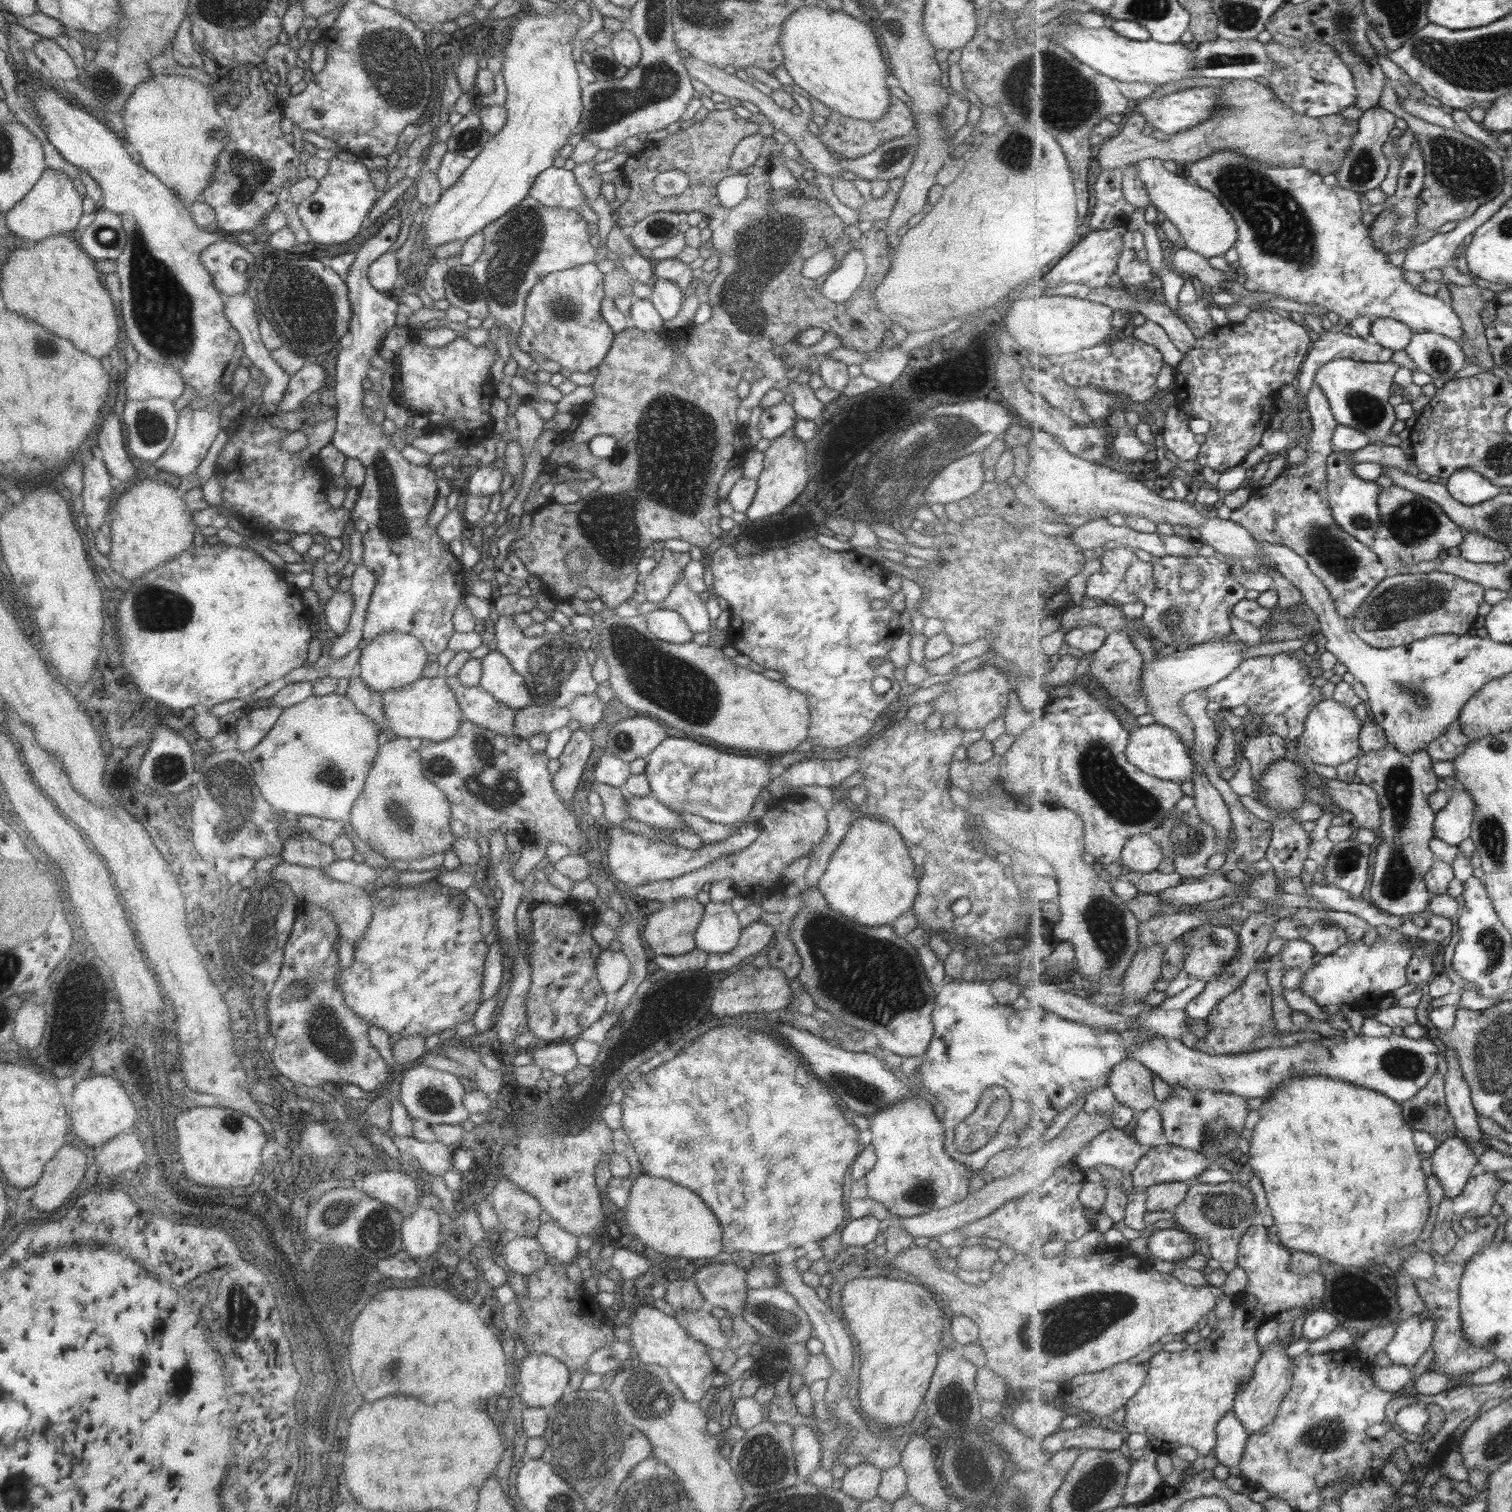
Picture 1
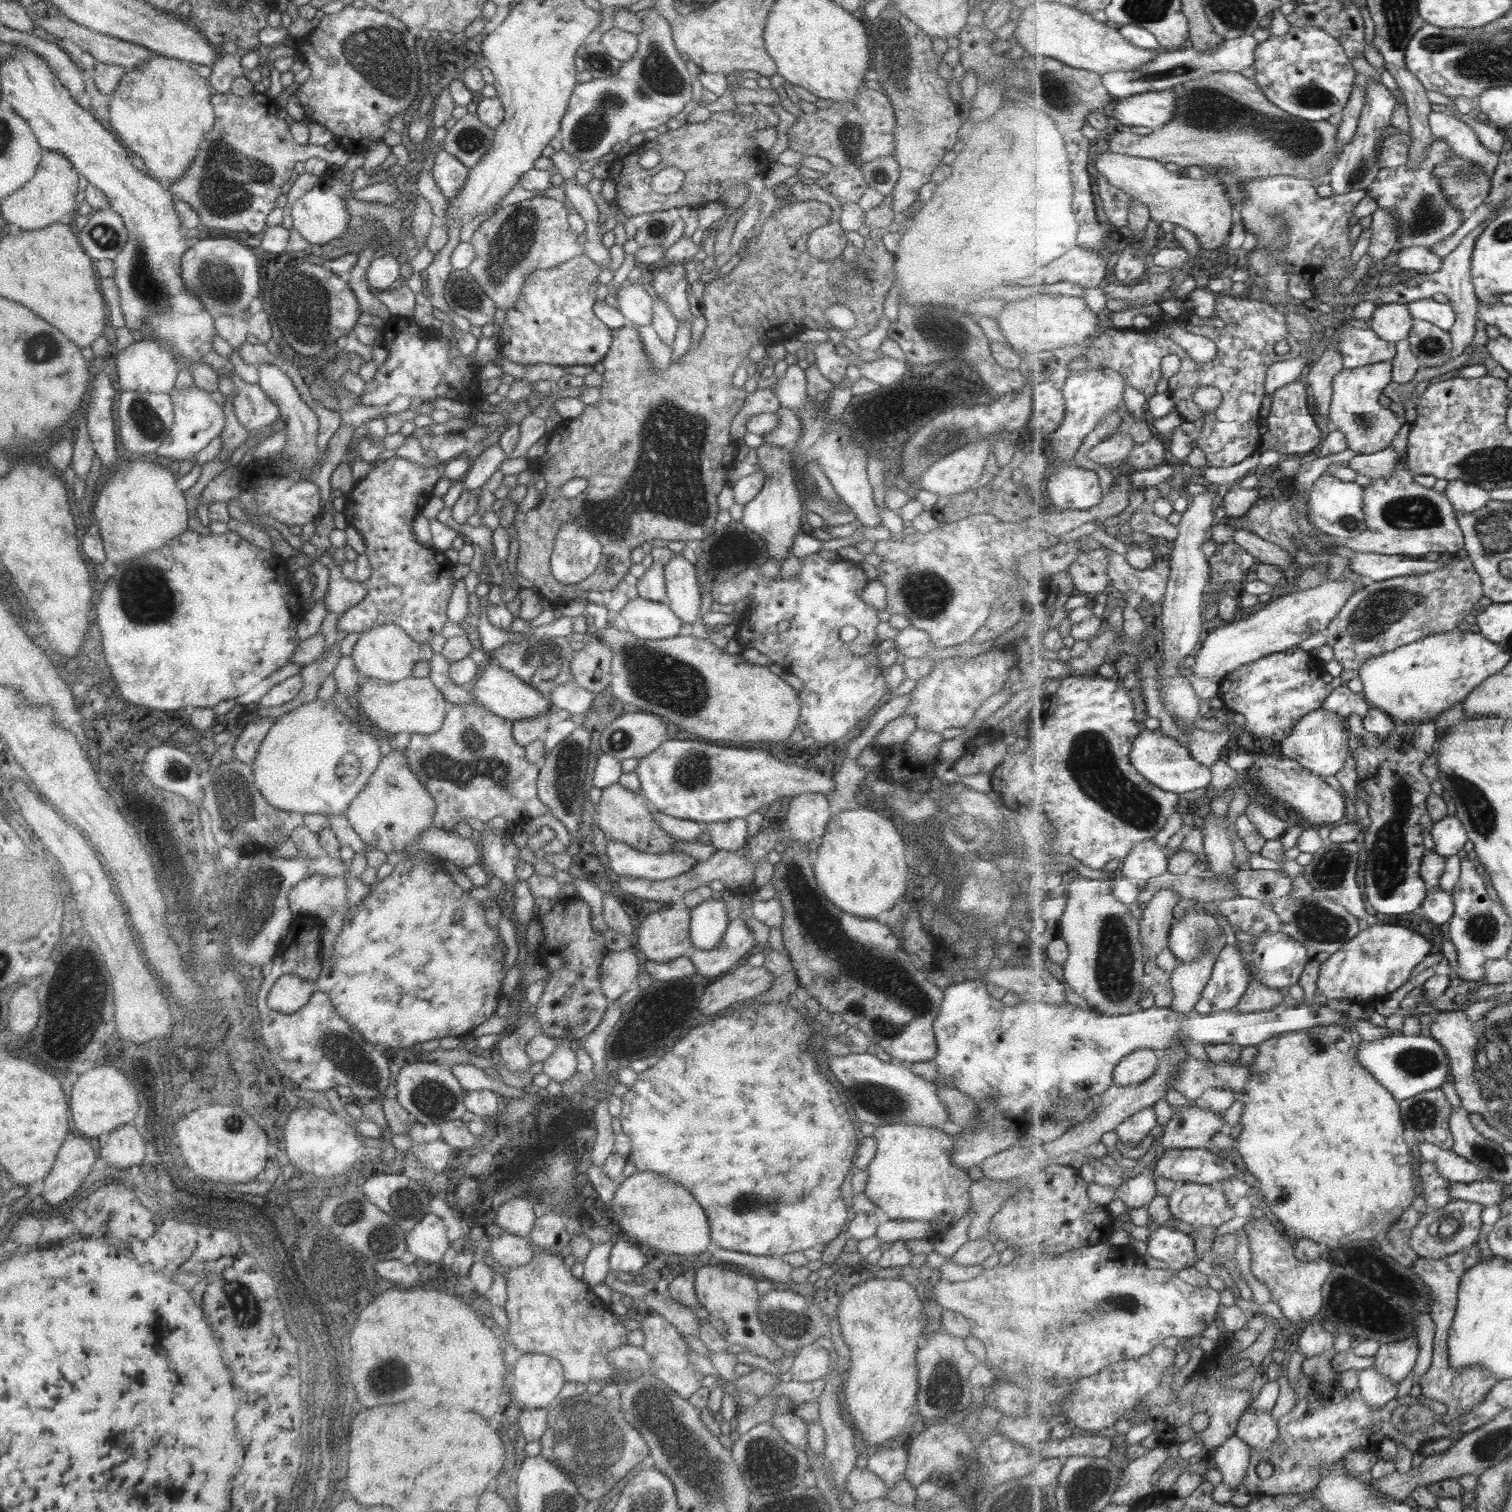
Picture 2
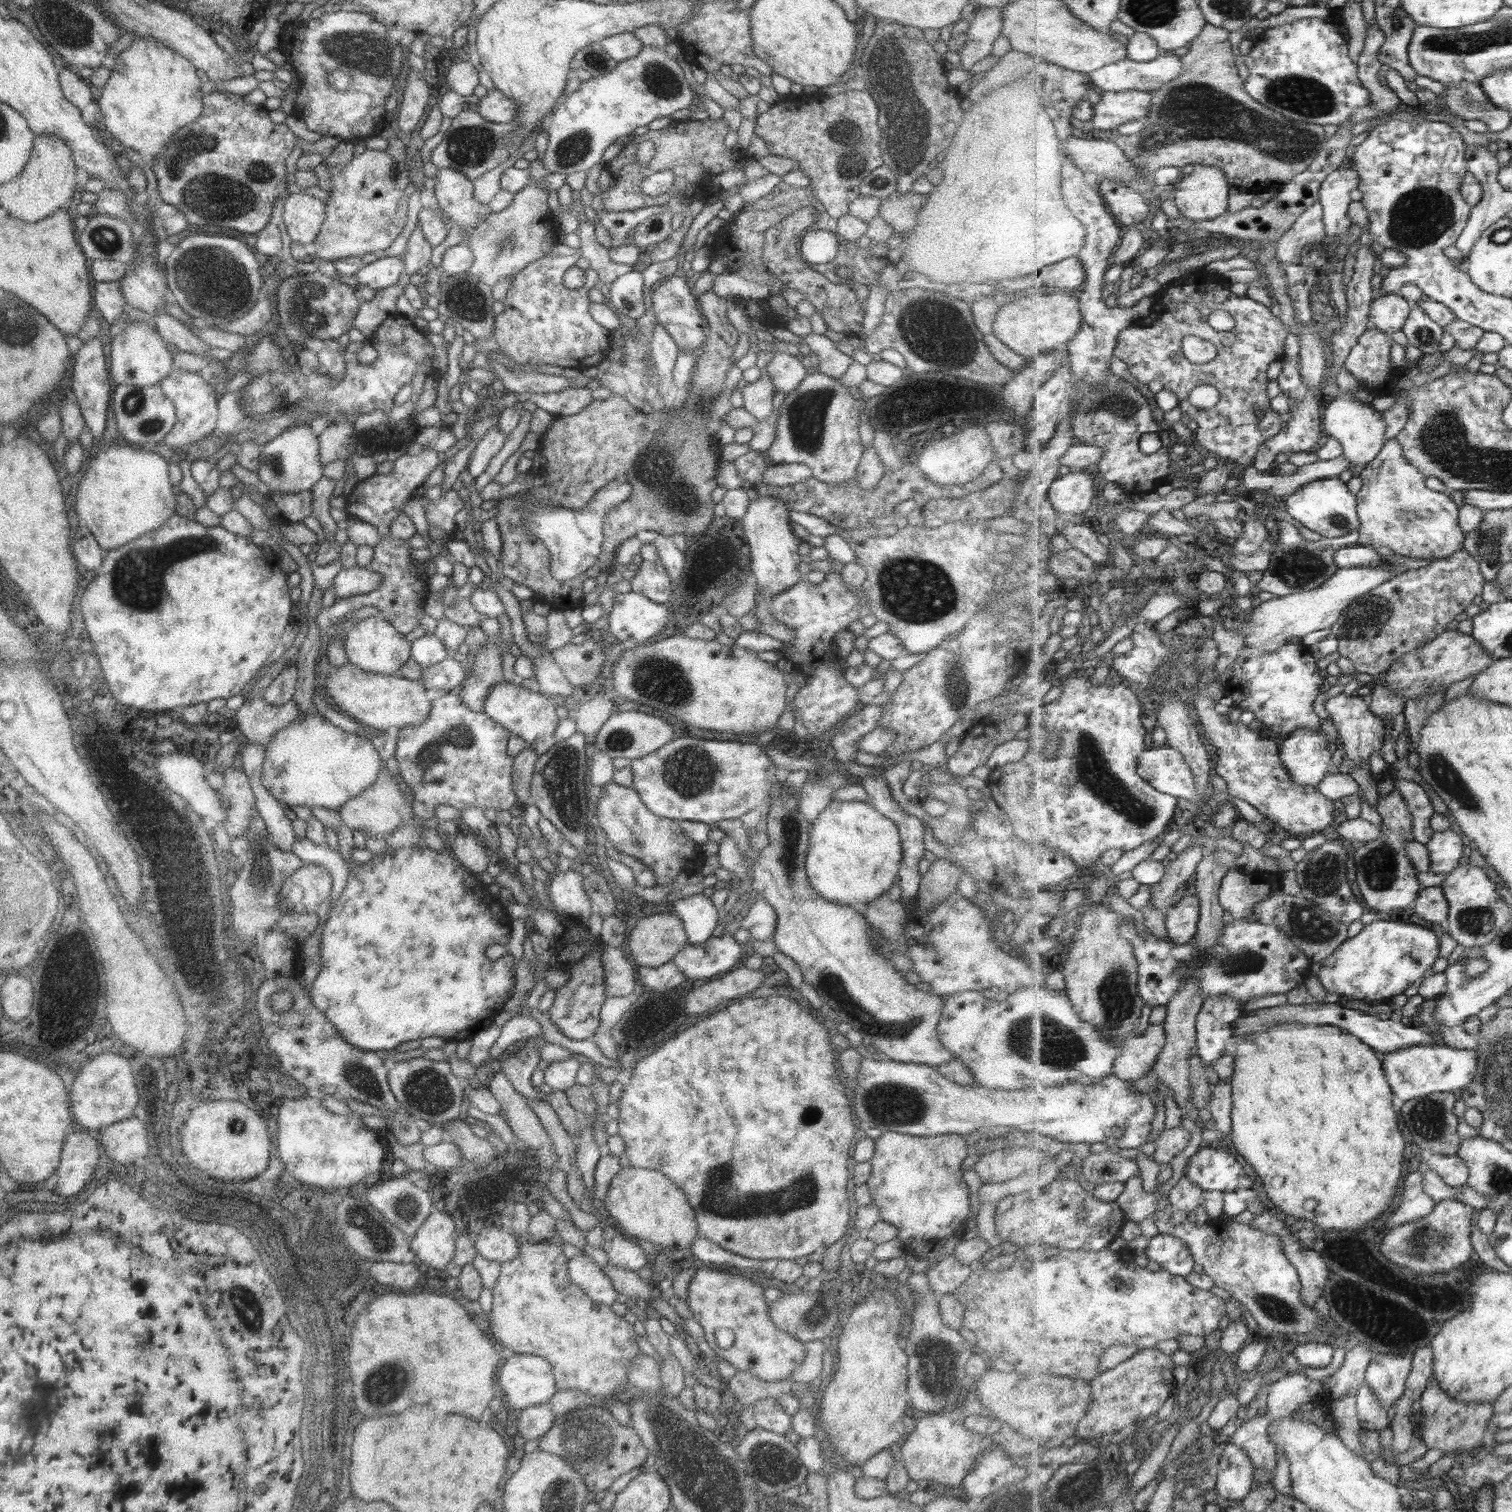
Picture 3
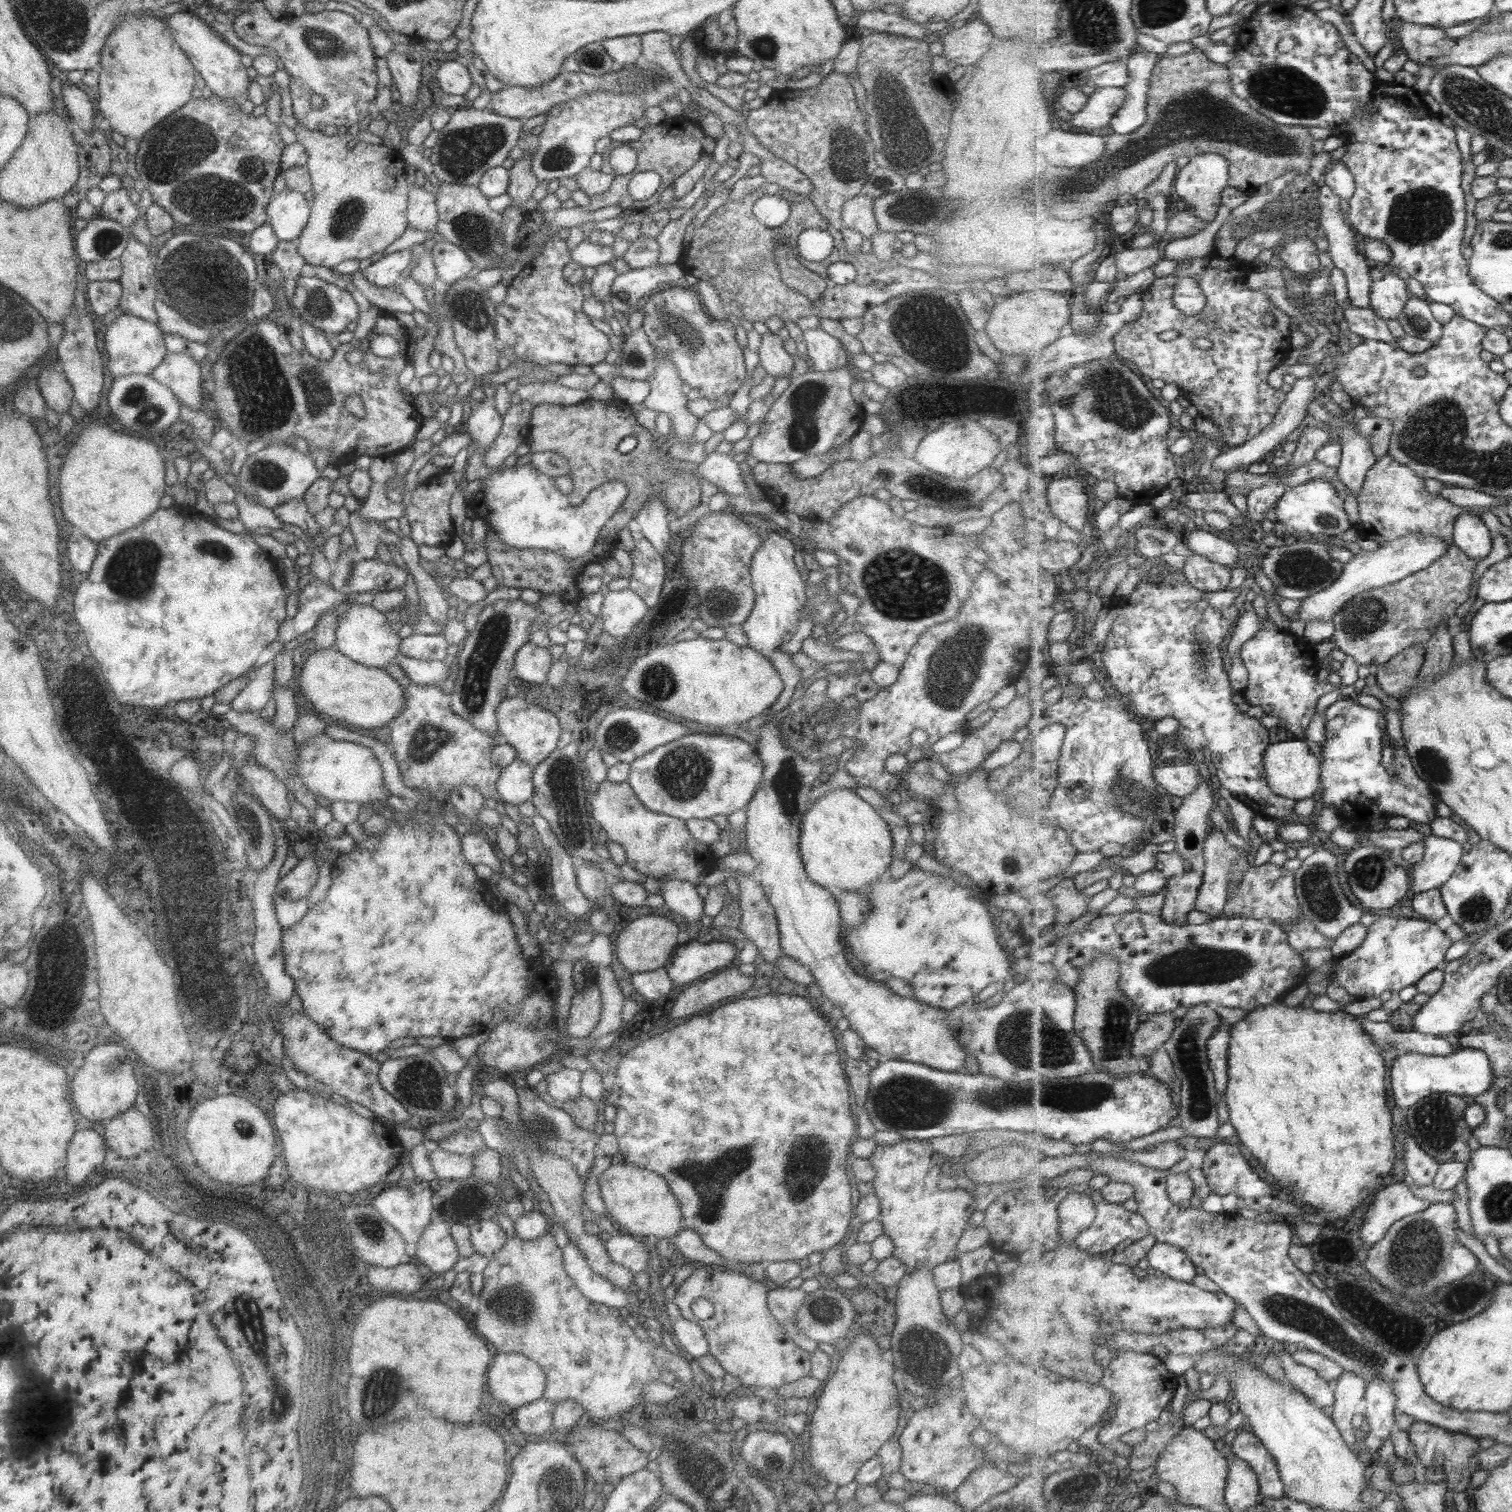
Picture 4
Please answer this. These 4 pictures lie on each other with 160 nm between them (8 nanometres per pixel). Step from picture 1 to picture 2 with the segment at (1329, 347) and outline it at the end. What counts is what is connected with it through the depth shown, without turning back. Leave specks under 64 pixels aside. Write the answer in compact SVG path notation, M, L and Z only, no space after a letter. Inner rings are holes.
M1345 323L1333 336L1330 343L1336 342L1336 348L1344 358L1344 366L1354 369L1378 362L1392 362L1398 353L1395 342L1387 342L1375 330L1363 329Z

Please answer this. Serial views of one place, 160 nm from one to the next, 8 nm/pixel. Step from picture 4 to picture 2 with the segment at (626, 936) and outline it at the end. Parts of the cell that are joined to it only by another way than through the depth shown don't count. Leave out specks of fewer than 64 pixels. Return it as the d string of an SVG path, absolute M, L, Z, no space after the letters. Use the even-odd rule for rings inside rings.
M683 905L653 911L637 928L635 951L646 960L668 962L693 950L689 938L689 911Z

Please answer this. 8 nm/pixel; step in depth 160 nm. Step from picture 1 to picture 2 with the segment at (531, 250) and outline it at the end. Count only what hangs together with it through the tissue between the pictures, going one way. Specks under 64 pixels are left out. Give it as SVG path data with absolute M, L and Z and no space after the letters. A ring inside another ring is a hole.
M535 196L516 205L507 205L489 213L489 218L479 222L472 235L466 238L474 250L474 258L466 271L473 277L485 296L488 296L497 310L511 308L517 300L525 278L534 270L545 270L563 264L583 255L582 244L577 243L577 234L569 229L567 212L559 201L551 197Z

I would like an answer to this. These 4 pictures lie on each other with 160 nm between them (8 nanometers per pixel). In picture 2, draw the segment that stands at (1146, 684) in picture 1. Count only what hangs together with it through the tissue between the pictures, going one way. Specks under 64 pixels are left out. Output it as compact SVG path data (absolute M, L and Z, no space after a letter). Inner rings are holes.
M1347 578L1347 581L1327 581L1317 588L1276 595L1273 602L1261 608L1256 608L1247 619L1237 618L1229 624L1225 623L1223 626L1217 627L1210 634L1206 634L1196 654L1192 672L1199 678L1220 676L1223 679L1226 674L1242 666L1257 662L1269 655L1292 649L1294 646L1299 646L1303 640L1311 638L1314 634L1325 632L1331 621L1349 602L1349 598L1353 598L1357 592L1361 592L1363 589L1363 587L1357 585L1357 581L1353 581L1353 578Z

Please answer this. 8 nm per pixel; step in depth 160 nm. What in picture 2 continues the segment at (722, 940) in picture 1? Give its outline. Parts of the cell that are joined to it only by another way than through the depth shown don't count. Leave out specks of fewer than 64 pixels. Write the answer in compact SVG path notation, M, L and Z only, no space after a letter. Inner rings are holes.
M708 898L689 911L689 938L692 948L711 950L721 943L727 929L727 913L723 901Z

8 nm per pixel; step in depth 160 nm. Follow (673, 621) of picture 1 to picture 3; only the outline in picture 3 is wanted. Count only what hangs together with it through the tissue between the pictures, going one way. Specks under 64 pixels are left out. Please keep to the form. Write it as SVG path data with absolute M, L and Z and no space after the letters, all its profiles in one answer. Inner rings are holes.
M627 592L626 594L615 593L613 607L607 613L608 635L614 636L619 642L631 640L635 644L641 644L653 636L657 636L664 629L670 619L670 612L664 604L650 602L641 594Z

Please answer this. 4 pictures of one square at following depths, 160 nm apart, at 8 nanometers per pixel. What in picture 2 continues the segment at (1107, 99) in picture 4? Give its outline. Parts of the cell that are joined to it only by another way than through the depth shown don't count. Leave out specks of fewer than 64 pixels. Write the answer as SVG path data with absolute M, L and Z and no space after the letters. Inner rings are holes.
M1173 89L1136 94L1129 98L1118 98L1108 110L1108 114L1117 120L1117 124L1119 121L1119 127L1147 127L1155 131L1163 128L1175 119L1177 98L1177 93Z

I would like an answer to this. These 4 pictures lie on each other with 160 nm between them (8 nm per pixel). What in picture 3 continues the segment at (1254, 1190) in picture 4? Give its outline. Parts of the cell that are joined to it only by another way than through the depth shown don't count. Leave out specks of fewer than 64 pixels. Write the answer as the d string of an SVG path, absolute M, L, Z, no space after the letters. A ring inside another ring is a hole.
M1215 1144L1199 1148L1188 1160L1184 1174L1207 1192L1235 1192L1255 1184L1243 1164Z

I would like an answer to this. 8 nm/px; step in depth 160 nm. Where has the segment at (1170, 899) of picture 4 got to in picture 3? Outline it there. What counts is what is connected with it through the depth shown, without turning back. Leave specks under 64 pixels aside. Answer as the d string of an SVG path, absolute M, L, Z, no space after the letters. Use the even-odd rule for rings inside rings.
M1189 887L1188 892L1176 901L1166 913L1166 931L1175 945L1187 945L1198 934L1200 922L1200 898Z

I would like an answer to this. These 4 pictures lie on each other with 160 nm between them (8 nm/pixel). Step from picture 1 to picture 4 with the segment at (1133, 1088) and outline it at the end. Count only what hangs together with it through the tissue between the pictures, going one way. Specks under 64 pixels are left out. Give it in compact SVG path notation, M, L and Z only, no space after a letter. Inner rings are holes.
M1170 1012L1149 1015L1145 1022L1140 1023L1133 1039L1132 1054L1134 1057L1143 1059L1150 1057L1171 1038L1177 1028L1178 1019Z

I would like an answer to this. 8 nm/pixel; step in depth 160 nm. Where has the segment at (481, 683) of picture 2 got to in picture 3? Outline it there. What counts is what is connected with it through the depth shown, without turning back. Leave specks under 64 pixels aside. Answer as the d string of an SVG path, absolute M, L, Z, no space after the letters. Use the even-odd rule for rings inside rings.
M501 680L486 692L482 713L494 723L500 724L505 730L508 730L510 736L519 736L525 742L525 746L533 749L539 756L555 742L552 734L559 721L555 715L555 708L556 705L541 693L534 693L515 683Z

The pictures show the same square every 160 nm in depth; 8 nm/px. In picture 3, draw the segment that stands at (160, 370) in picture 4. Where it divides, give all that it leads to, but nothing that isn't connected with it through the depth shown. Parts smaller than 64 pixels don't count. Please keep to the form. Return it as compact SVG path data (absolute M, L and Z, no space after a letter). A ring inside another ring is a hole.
M172 369L163 380L158 382L161 392L171 401L174 408L175 422L171 430L162 438L167 448L184 449L199 443L208 435L216 435L215 420L217 416L216 398L213 387L195 372L181 372Z

